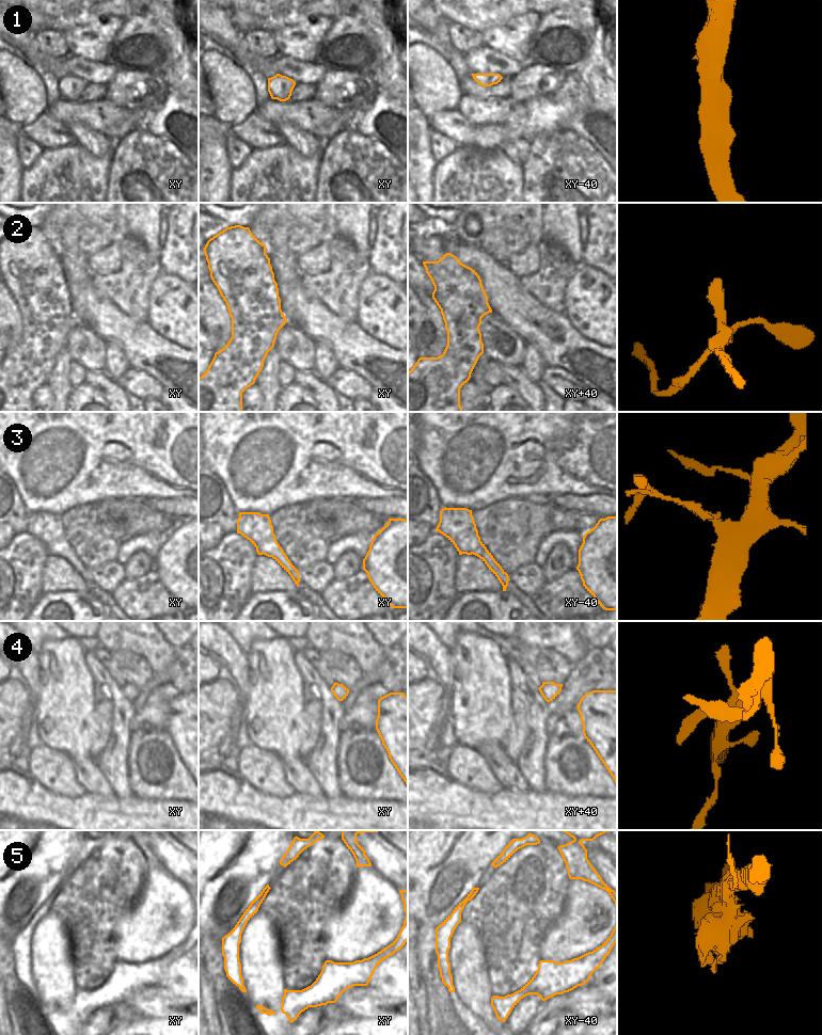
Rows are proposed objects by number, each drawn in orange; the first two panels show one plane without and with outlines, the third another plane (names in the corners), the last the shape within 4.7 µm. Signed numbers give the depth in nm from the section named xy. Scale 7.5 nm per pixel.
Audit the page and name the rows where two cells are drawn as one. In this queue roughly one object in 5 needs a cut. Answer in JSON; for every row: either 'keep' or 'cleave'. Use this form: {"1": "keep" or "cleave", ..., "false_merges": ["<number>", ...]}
{"1": "keep", "2": "keep", "3": "cleave", "4": "keep", "5": "keep", "false_merges": ["3"]}

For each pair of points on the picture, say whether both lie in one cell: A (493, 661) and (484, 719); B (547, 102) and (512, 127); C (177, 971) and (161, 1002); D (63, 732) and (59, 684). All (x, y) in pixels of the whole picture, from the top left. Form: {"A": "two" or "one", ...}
{"A": "one", "B": "one", "C": "two", "D": "one"}

